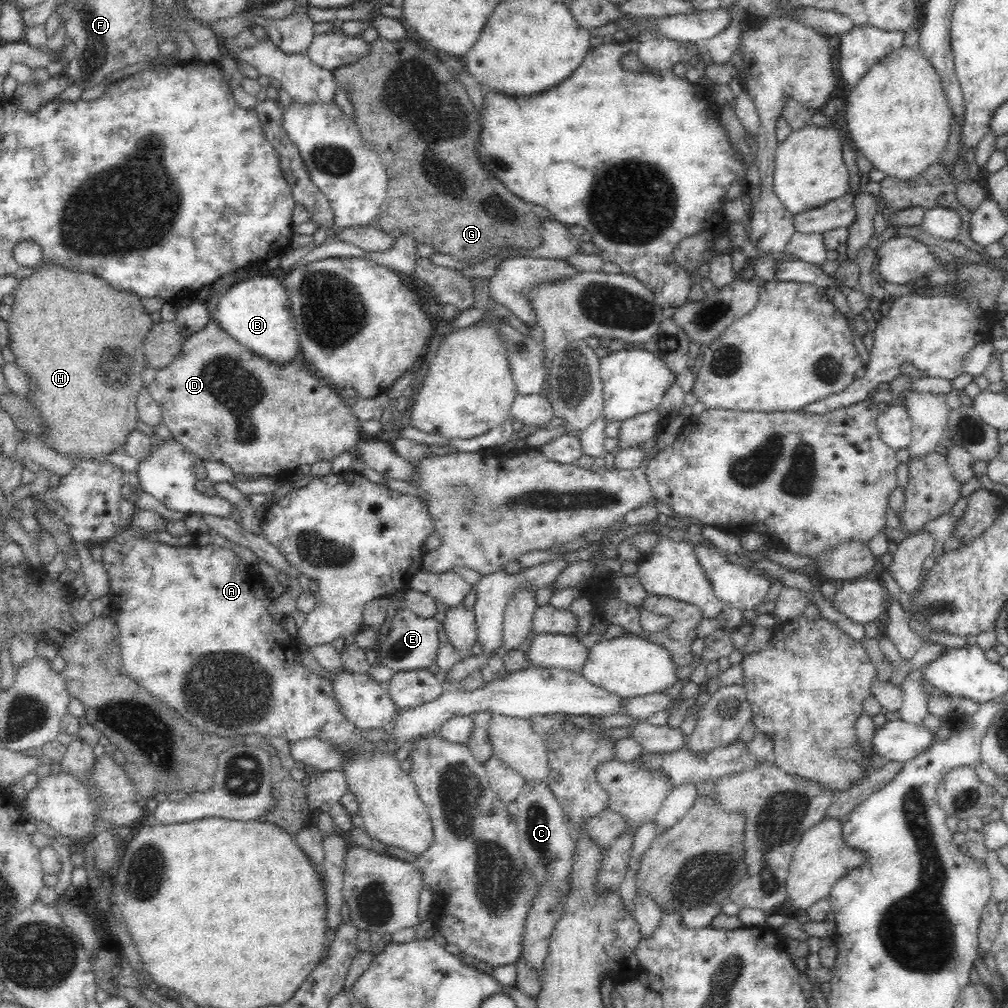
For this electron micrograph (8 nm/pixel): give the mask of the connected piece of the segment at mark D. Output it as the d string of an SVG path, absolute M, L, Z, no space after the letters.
M216 293L211 294L211 298L204 302L206 309L208 309L208 320L206 326L202 327L202 330L198 330L194 334L190 334L188 337L184 337L181 350L179 354L170 362L164 369L158 369L155 375L155 379L147 386L150 394L154 397L154 400L159 404L160 408L160 421L169 428L172 438L175 438L178 442L181 442L184 446L188 447L194 454L198 455L203 461L216 460L227 464L232 468L235 473L240 474L258 474L259 476L271 476L275 477L280 472L288 472L288 470L297 470L302 464L311 464L320 460L332 460L336 455L346 452L353 448L359 459L365 463L365 467L376 470L382 478L392 478L392 480L404 480L408 482L412 478L412 465L410 461L399 457L394 452L394 449L390 447L387 441L380 440L376 437L365 437L360 429L360 421L353 415L351 407L346 406L343 397L340 395L339 390L326 384L323 380L317 377L313 372L304 370L302 366L298 366L296 362L286 362L282 365L274 363L266 358L257 356L250 349L242 346L238 340L232 338L222 327L218 324L215 312L217 309L218 301L220 301L220 295Z

